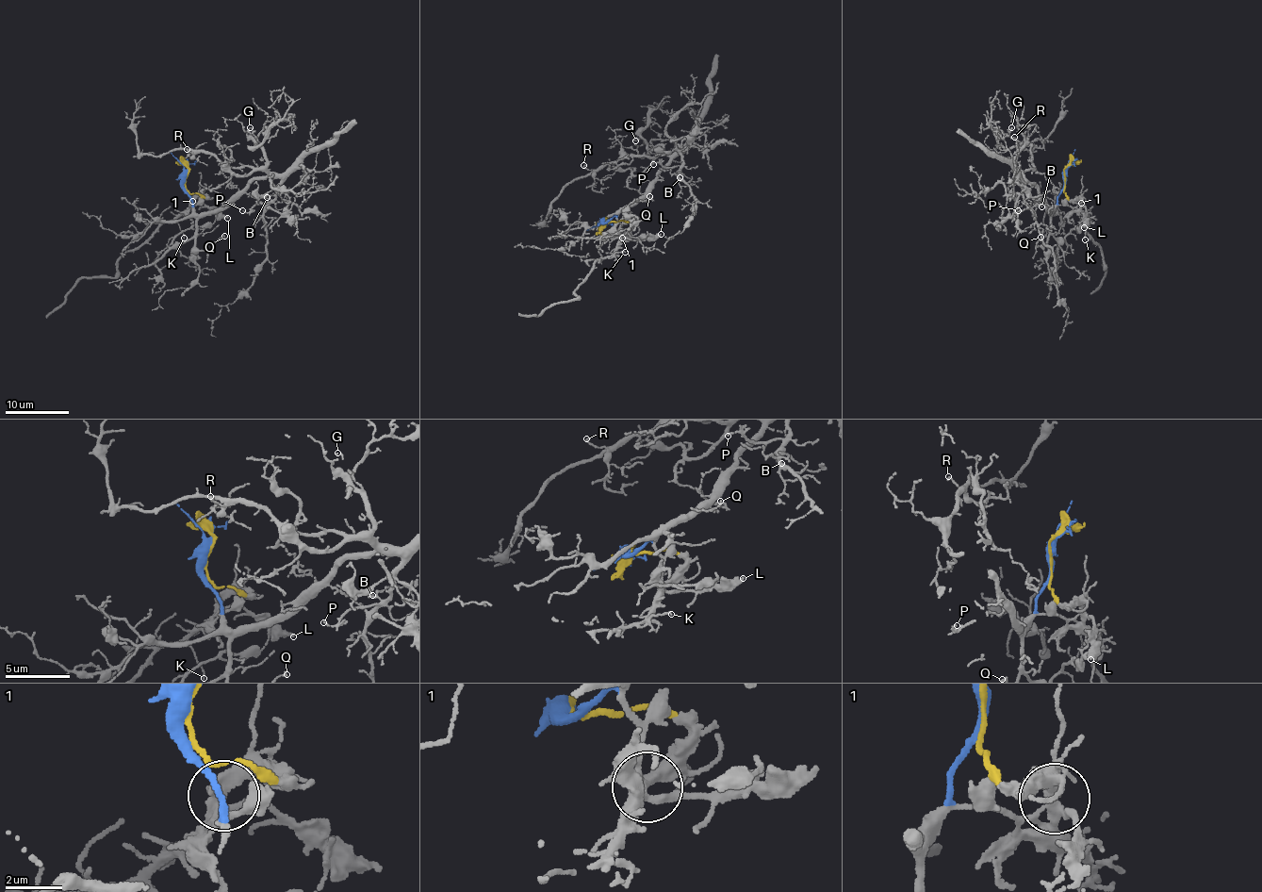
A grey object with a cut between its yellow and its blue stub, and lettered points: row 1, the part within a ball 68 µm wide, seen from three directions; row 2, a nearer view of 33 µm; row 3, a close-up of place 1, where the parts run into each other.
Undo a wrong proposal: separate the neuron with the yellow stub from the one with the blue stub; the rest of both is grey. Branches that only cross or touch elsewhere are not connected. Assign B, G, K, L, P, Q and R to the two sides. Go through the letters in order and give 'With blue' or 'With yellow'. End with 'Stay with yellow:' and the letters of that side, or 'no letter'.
B: With blue
G: With blue
K: With yellow
L: With yellow
P: With blue
Q: With blue
R: With blue
Stay with yellow: K, L

